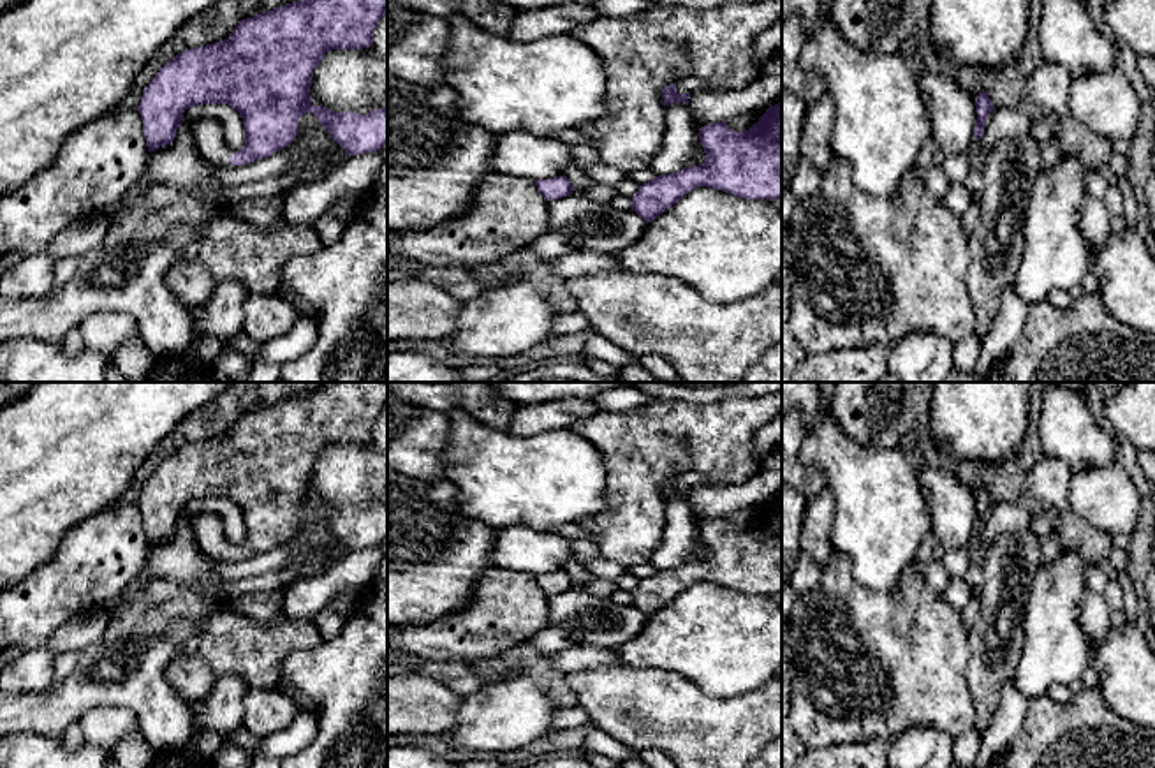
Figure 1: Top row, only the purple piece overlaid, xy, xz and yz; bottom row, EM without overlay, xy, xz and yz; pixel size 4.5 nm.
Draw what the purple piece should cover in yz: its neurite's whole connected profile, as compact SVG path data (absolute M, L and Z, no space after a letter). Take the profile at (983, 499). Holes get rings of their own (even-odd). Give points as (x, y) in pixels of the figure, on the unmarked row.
M981 486L975 495L977 514L974 521L974 534L979 534L982 530L984 518L993 504L995 500L991 498L988 486Z

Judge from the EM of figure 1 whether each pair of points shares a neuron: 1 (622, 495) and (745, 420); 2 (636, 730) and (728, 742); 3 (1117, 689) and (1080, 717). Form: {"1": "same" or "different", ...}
{"1": "same", "2": "same", "3": "different"}

